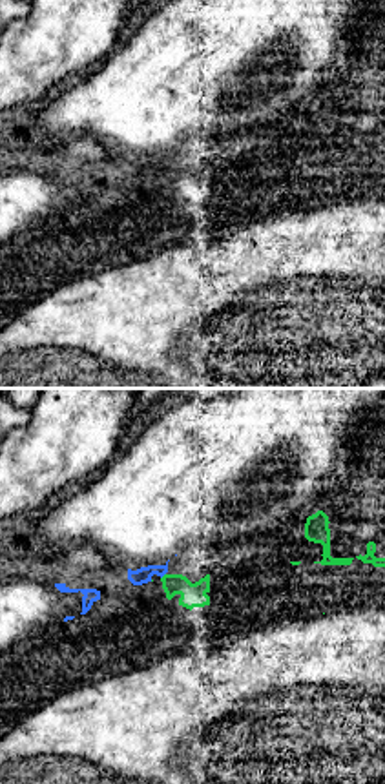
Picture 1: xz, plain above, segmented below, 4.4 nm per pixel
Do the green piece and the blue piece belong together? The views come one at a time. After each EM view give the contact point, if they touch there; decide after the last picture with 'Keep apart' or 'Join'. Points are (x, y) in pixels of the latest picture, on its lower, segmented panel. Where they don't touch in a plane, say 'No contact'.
Touches green at (163, 577)

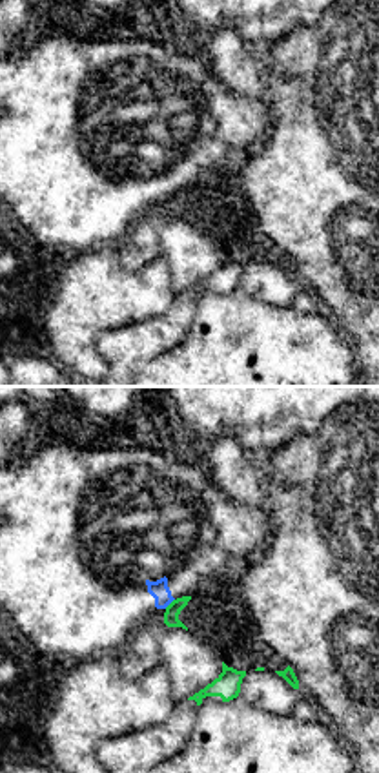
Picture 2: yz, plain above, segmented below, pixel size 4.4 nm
Touches green at (170, 604)

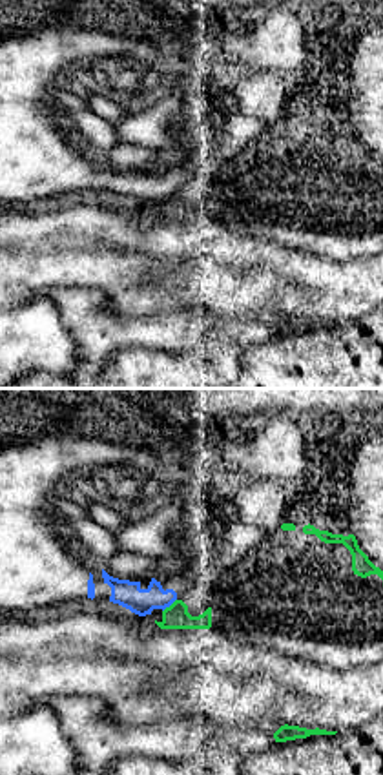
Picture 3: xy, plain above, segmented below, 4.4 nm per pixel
Touches green at (170, 606)

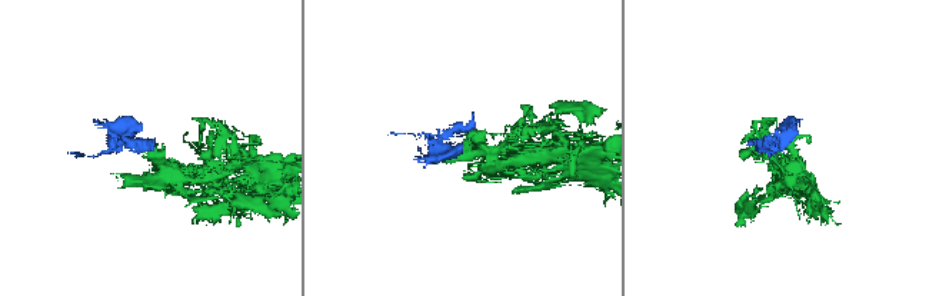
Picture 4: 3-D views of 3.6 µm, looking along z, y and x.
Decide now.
Keep apart

